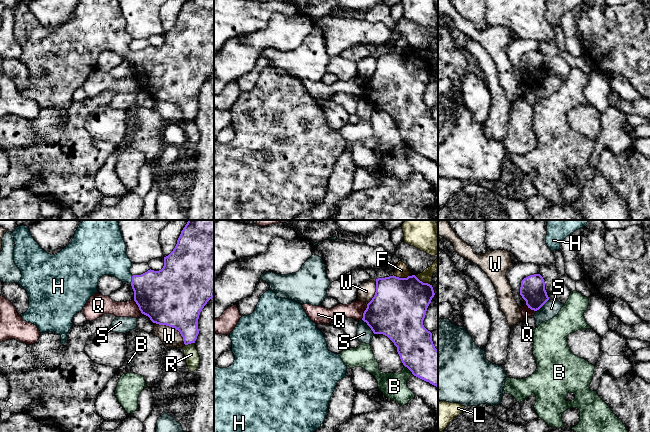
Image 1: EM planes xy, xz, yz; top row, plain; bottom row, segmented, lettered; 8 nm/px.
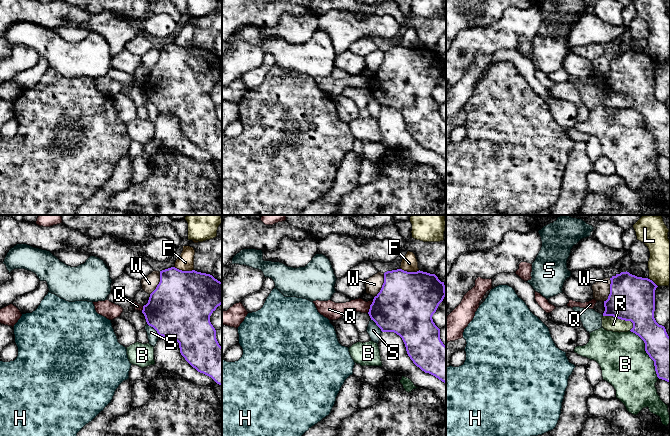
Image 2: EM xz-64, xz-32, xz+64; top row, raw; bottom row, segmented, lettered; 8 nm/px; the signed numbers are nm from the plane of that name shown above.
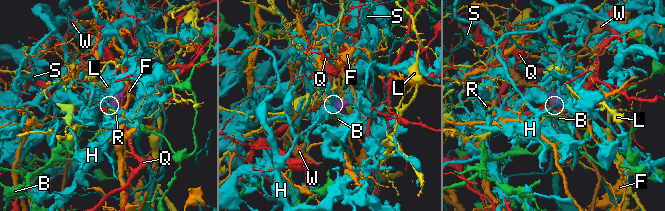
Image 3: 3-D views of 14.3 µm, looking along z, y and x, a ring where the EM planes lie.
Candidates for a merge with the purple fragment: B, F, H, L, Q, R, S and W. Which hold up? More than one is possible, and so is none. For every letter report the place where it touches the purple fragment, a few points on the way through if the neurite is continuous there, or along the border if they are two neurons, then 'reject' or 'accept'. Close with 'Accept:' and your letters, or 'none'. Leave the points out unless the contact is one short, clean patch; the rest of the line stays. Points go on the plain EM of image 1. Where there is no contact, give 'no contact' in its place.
B: xz (408, 144) | reject
F: xz (401, 54) | along xz (393, 51), (399, 53), (409, 52) | reject
H: xy (132, 56) | across xy (159, 71), (153, 65), (132, 56), (110, 34) | accept
L: xz (421, 57) | along xz (414, 51), (430, 61) | reject
Q: xz (364, 88) | along xz (367, 80), (361, 95) | reject
R: xy (189, 119) | reject
S: xz (368, 101) | along xz (362, 95), (374, 109) | reject
W: xy (173, 103) | reject
Accept: H

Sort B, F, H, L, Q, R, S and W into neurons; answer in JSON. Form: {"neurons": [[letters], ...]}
{"neurons": [["B"], ["F"], ["H"], ["L"], ["Q"], ["R"], ["S"], ["W"]]}

